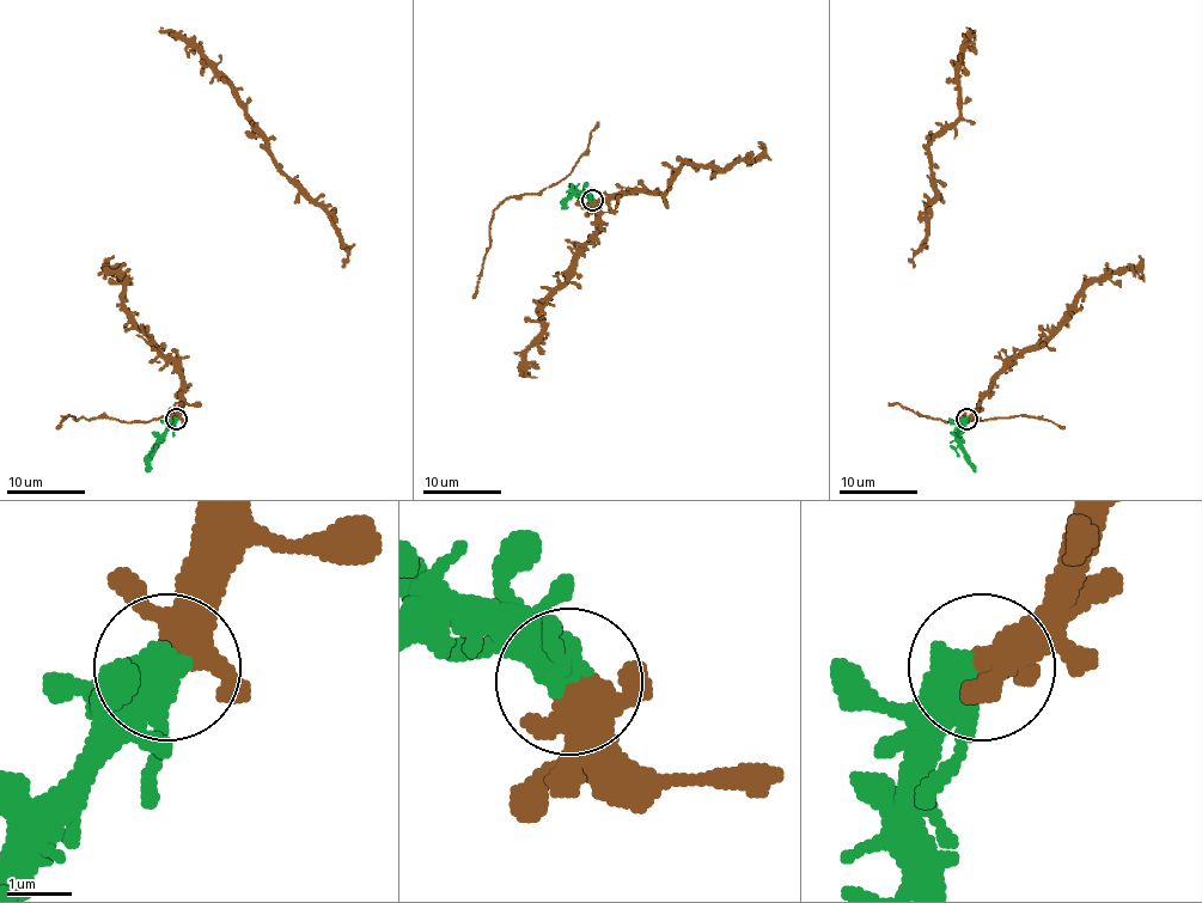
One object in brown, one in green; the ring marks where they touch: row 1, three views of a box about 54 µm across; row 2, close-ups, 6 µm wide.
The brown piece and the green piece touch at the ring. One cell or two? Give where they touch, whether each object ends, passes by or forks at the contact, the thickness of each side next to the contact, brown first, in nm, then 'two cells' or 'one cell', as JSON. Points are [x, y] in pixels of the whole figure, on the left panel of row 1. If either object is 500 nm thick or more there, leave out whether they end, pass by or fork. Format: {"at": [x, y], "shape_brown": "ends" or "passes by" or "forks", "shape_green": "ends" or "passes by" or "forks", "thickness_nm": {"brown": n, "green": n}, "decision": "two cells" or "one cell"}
{"at": [176, 419], "thickness_nm": {"brown": 440, "green": 500}, "decision": "one cell"}

